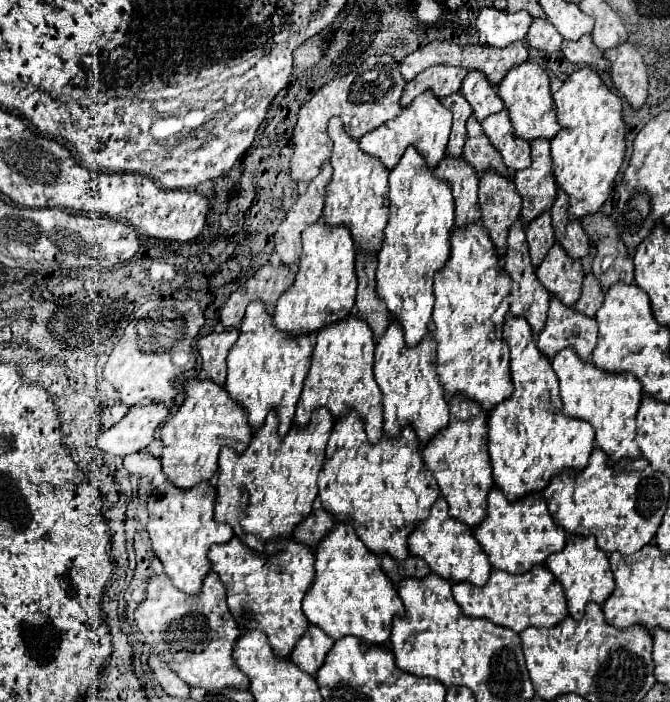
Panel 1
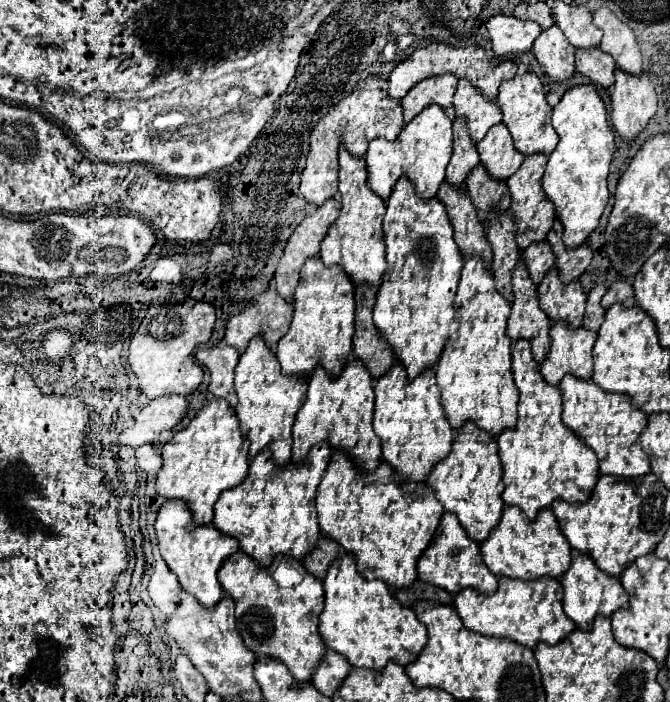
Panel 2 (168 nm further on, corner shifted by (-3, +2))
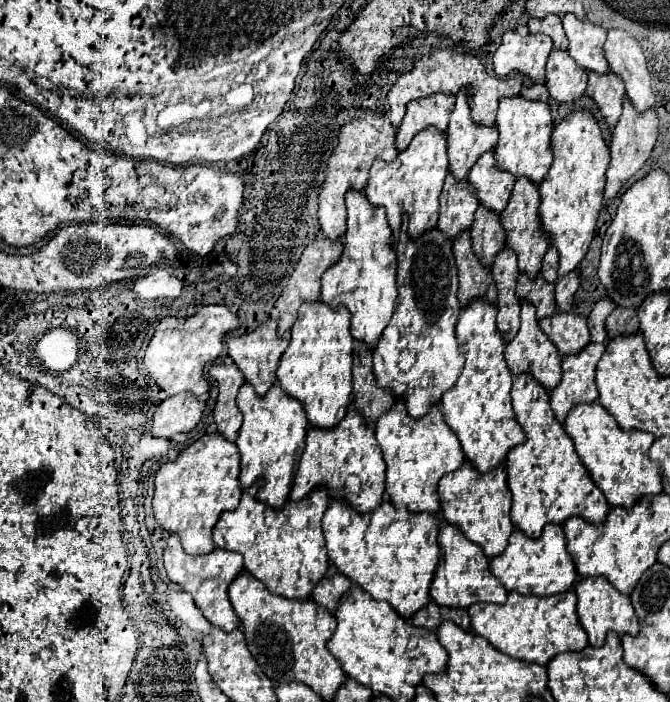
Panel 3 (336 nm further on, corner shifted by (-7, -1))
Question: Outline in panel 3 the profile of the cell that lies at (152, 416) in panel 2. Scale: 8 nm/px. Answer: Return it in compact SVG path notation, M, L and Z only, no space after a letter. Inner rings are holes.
M178 393L168 399L164 399L154 417L152 417L152 429L150 433L154 437L170 439L176 433L188 433L192 431L206 409L206 401L200 401L194 393Z

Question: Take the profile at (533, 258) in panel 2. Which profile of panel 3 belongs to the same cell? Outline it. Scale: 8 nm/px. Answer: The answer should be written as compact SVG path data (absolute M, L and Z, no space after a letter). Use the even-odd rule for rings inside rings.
M520 275L518 285L516 285L516 297L520 301L530 301L536 307L536 319L546 319L552 317L556 311L556 303L552 299L552 287L544 283L538 275L536 281L530 281L526 275Z

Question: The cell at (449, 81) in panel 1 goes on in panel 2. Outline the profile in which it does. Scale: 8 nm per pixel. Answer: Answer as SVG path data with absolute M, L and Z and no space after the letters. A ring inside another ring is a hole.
M440 74L440 76L430 76L430 78L420 80L402 98L404 122L412 120L428 104L438 104L442 108L450 108L452 96L456 92L456 84L458 84L458 78L454 74Z

